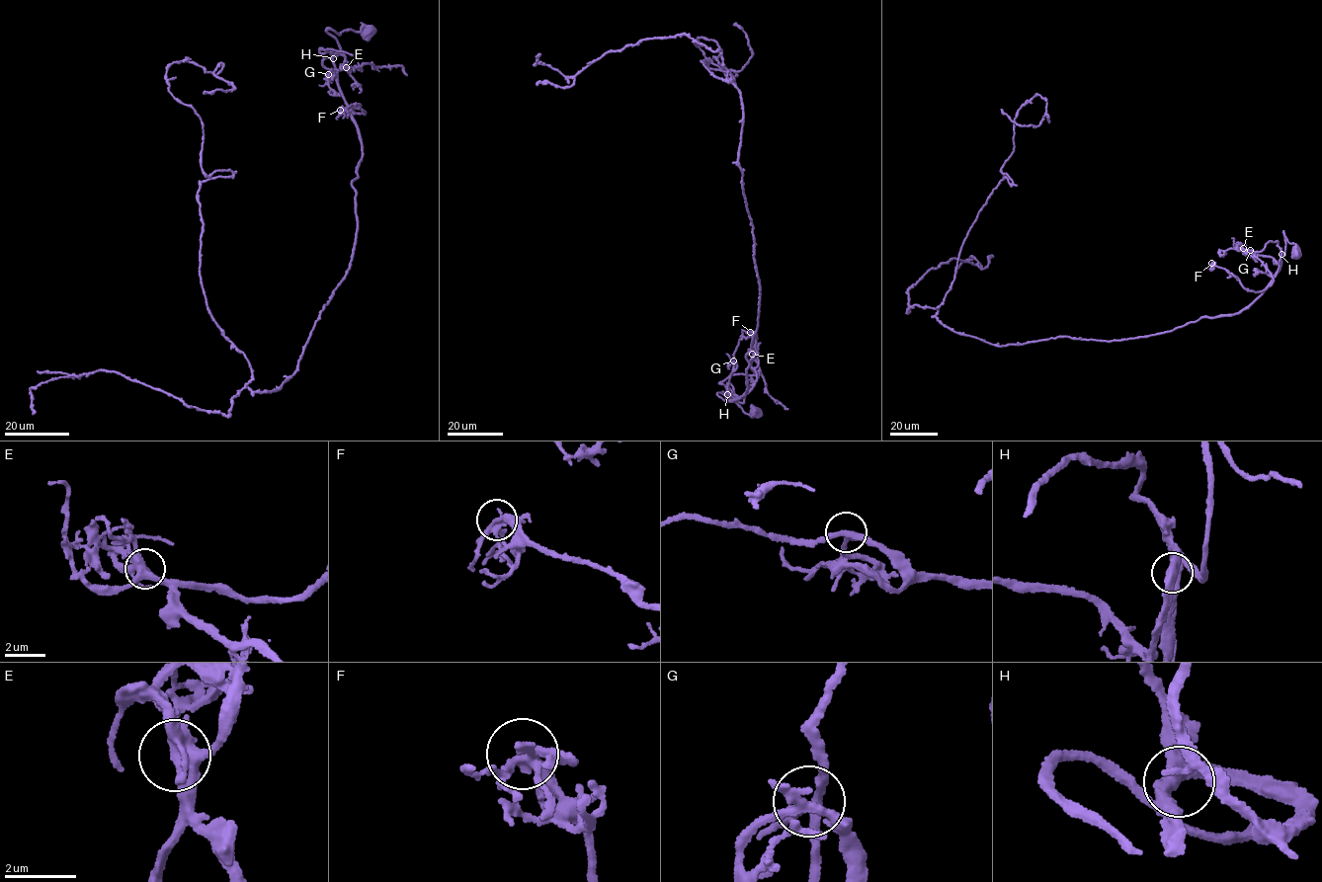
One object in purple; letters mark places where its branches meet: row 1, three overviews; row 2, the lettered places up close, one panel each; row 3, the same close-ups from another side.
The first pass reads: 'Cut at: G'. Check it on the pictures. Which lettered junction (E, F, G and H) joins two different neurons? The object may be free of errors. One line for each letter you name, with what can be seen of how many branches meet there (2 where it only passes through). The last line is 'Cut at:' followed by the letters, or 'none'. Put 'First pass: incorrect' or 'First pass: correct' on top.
First pass: incorrect
Cut at: none

